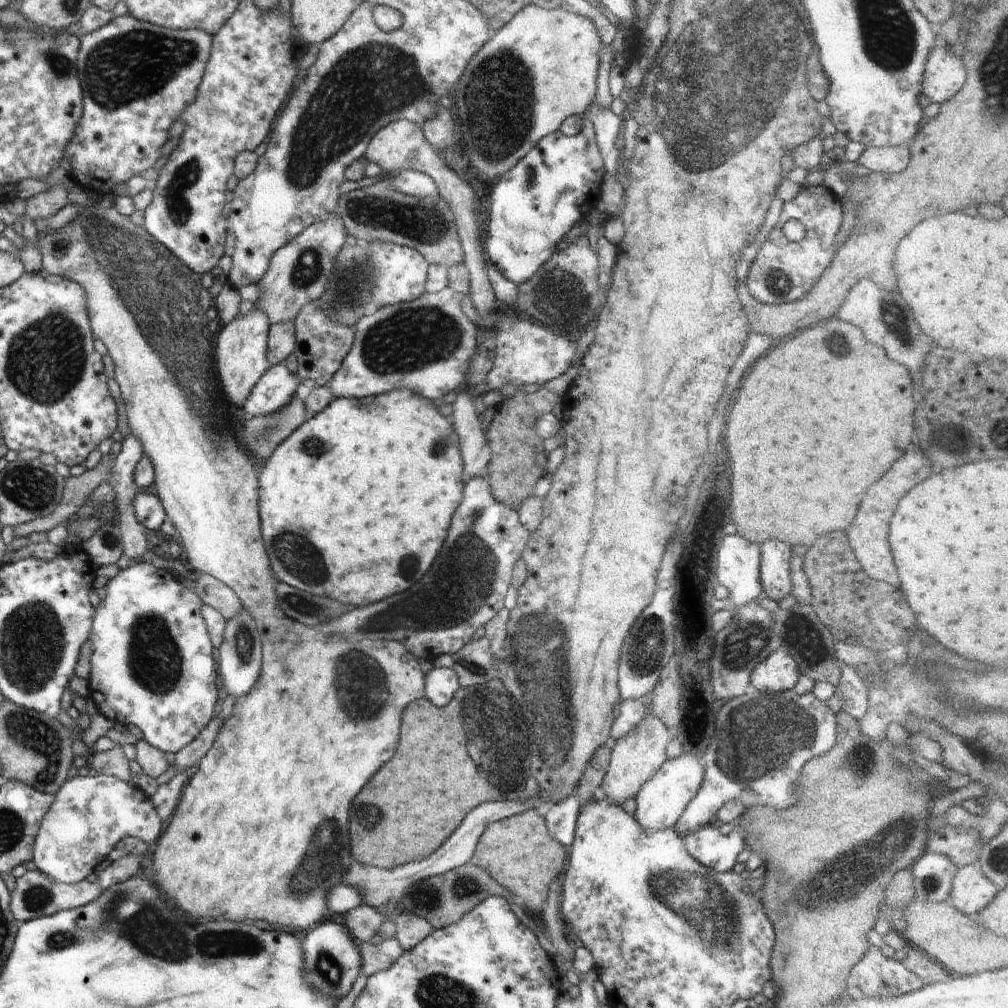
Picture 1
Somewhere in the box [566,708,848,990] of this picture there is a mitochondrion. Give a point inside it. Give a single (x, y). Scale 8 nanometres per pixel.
(719, 924)

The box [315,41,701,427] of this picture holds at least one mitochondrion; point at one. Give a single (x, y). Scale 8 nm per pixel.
(501, 85)

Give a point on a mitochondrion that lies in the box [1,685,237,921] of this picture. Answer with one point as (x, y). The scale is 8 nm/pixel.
(33, 732)

